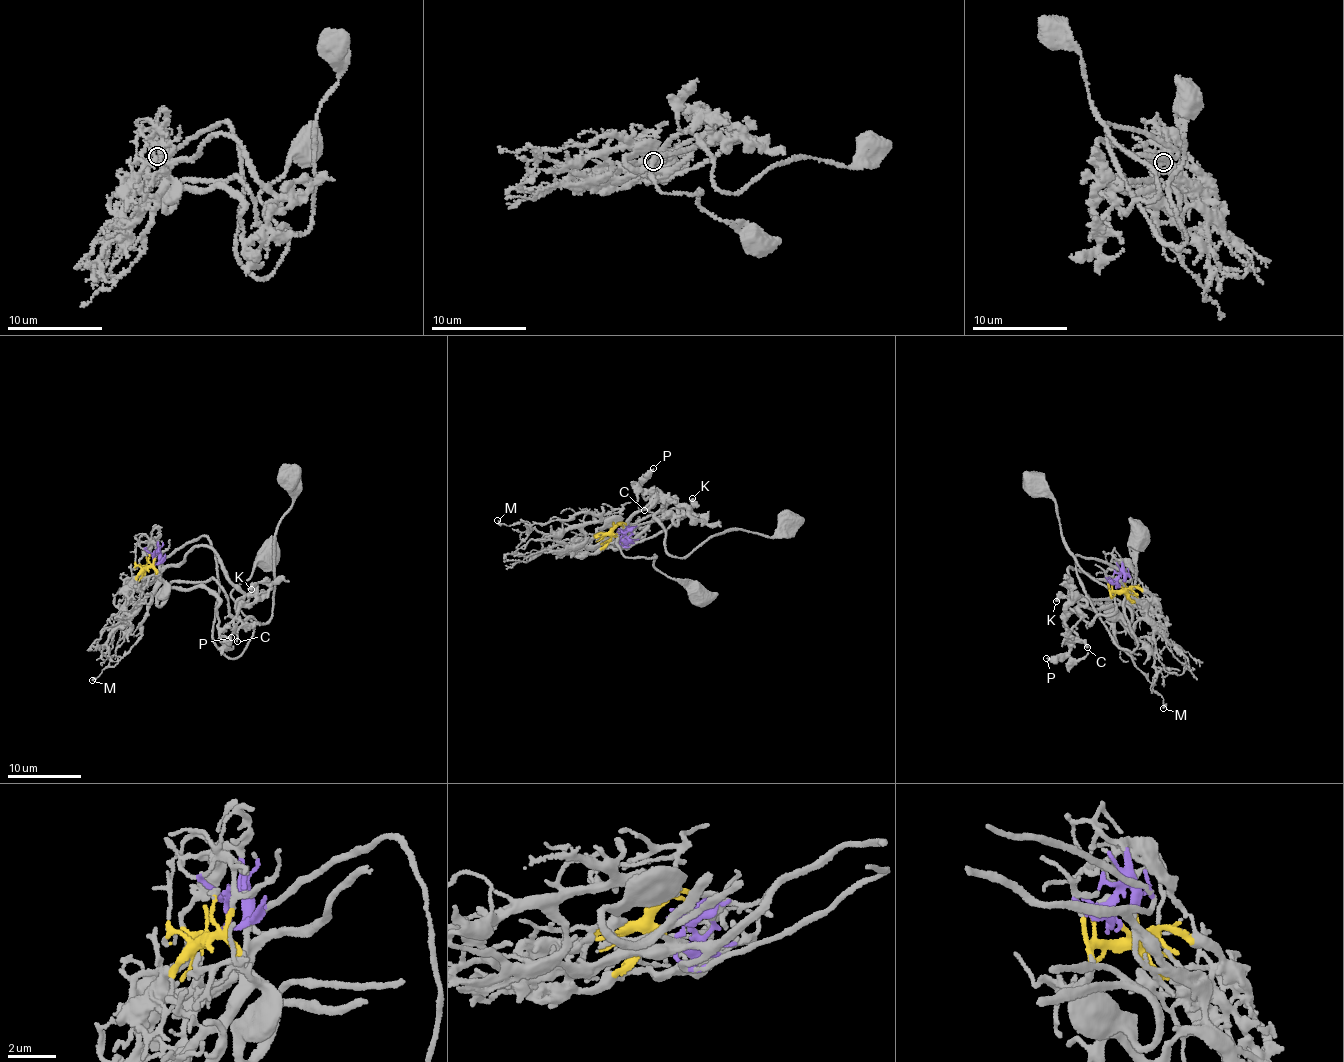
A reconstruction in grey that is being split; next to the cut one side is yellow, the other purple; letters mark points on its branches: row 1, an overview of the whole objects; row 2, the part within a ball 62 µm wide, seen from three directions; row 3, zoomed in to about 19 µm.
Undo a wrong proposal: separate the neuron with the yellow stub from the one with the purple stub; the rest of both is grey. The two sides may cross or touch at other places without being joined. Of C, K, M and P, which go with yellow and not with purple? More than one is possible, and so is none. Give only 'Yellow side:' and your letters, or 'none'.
Yellow side: M, P

